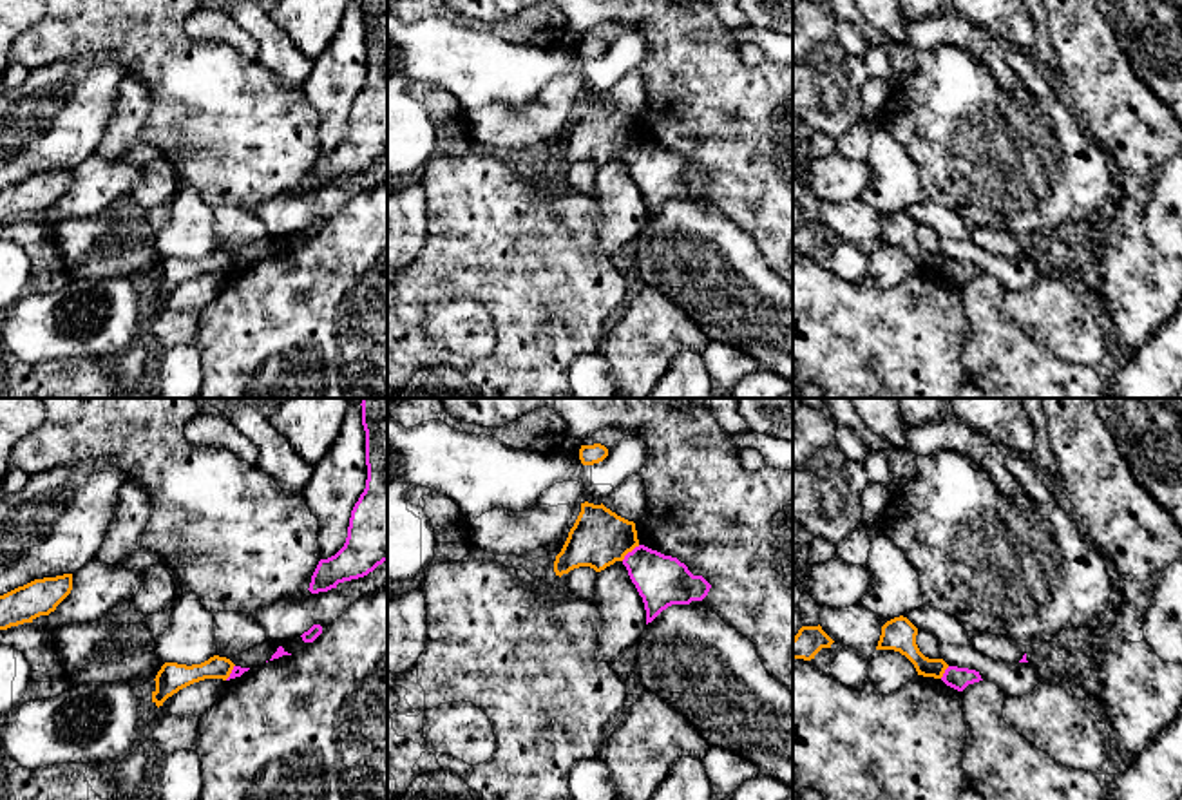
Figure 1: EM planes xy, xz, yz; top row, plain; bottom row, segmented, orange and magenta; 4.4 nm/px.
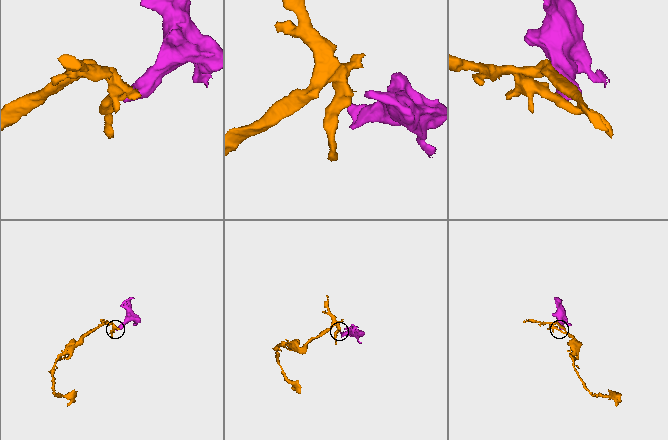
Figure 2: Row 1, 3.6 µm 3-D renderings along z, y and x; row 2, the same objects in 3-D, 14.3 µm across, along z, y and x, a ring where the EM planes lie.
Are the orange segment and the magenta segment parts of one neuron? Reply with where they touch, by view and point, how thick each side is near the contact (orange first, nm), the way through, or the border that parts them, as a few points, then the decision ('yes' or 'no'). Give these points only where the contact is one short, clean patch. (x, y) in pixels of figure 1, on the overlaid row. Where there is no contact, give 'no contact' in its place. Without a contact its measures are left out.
xz (630, 551) | 260/220 nm | along xz (639, 545), (621, 560) | no

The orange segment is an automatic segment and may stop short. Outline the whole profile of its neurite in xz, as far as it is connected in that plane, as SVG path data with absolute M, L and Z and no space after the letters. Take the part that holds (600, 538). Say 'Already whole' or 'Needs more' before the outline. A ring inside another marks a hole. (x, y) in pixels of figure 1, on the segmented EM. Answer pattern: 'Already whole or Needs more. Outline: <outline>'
Already whole. Outline: M585 501L561 552L556 556L554 572L559 577L579 567L601 572L615 561L623 561L635 547L639 547L639 539L634 521L617 516L603 503Z

